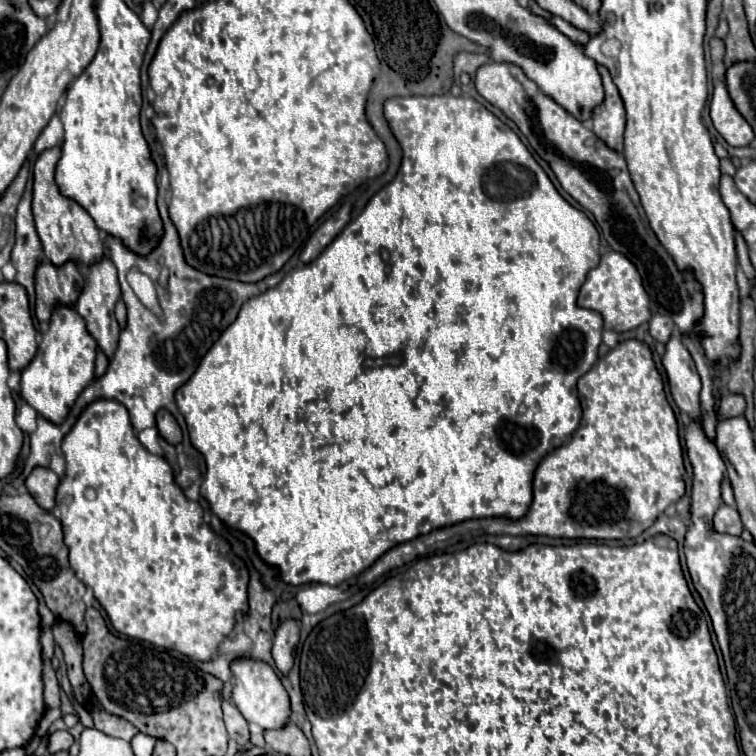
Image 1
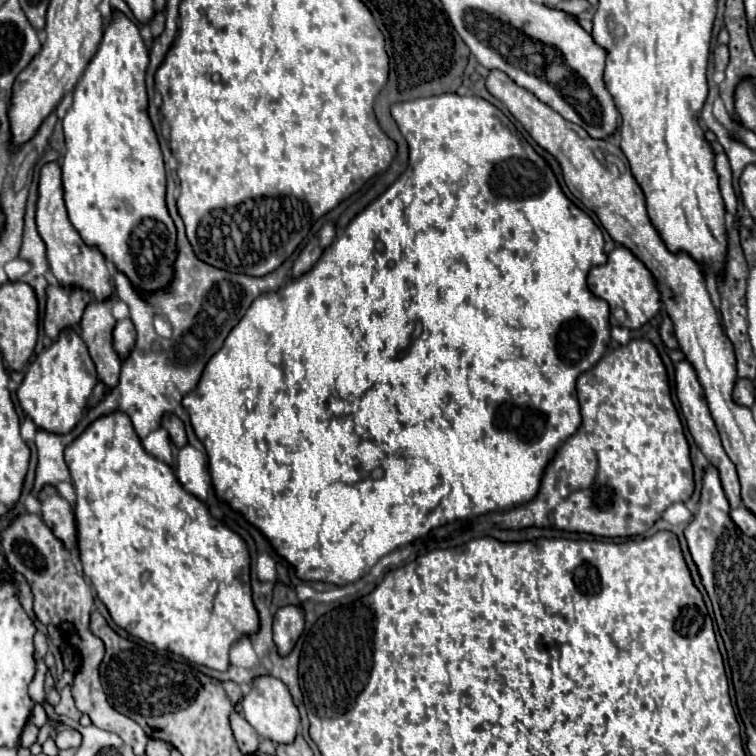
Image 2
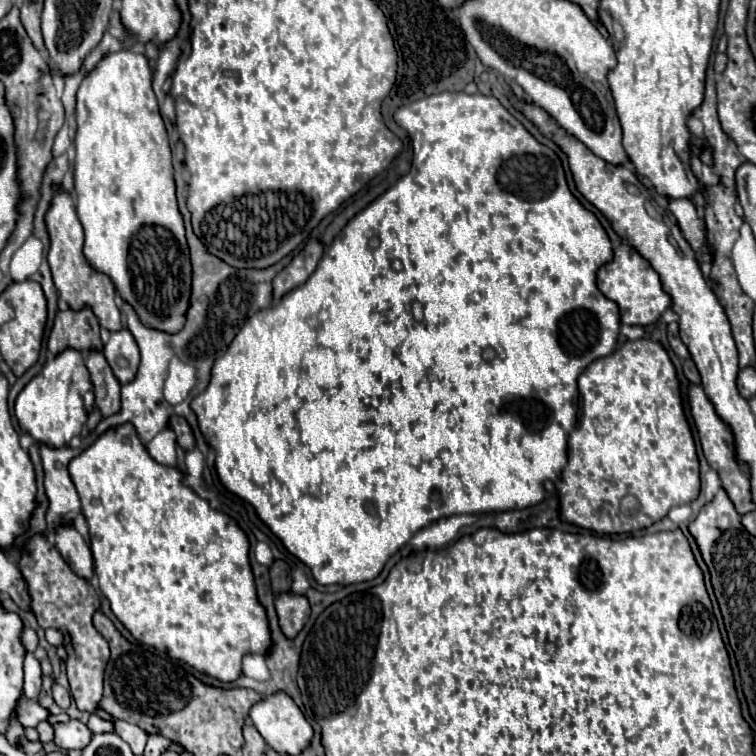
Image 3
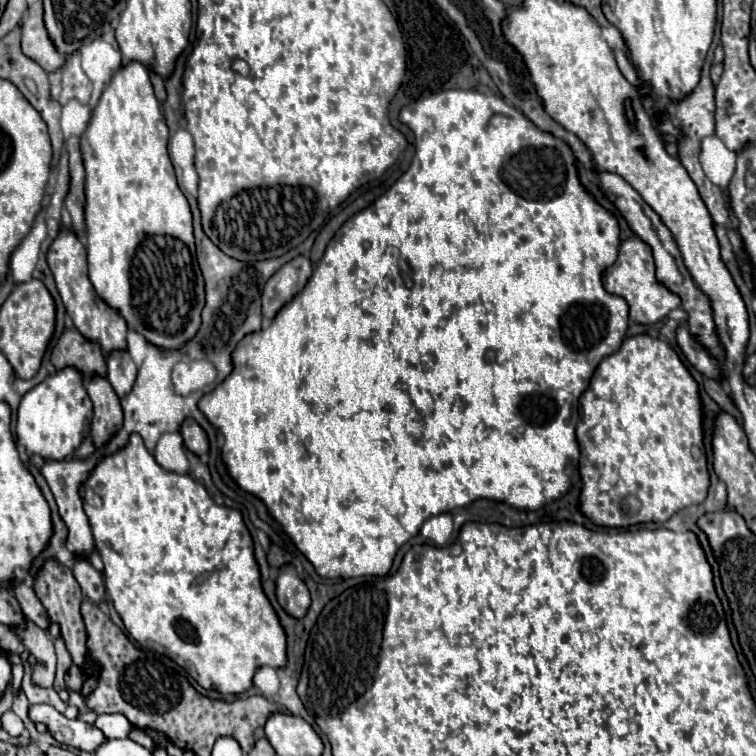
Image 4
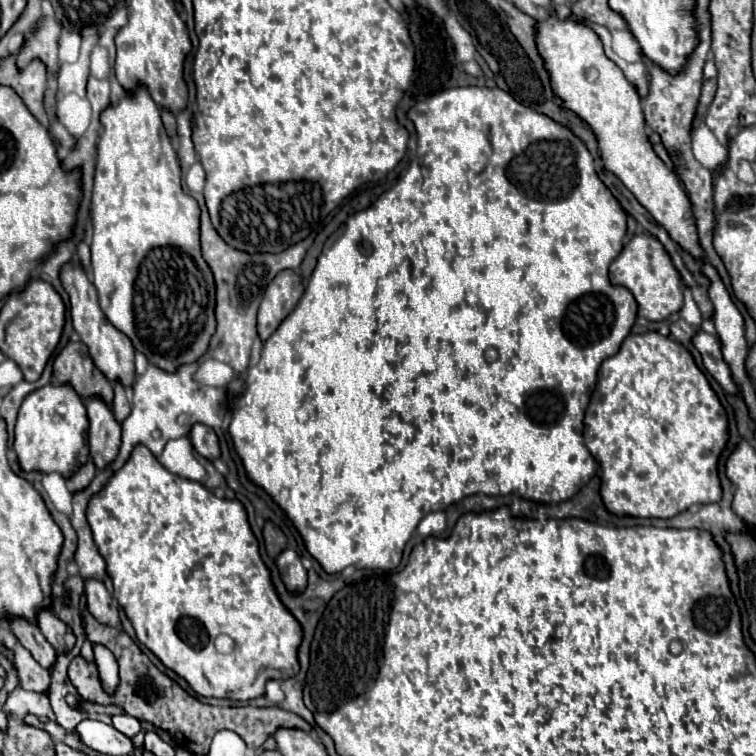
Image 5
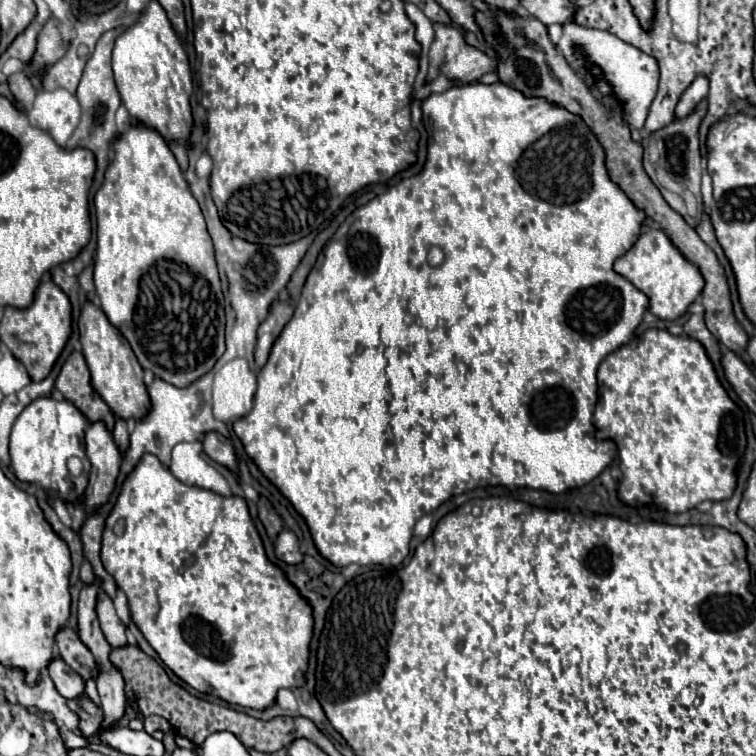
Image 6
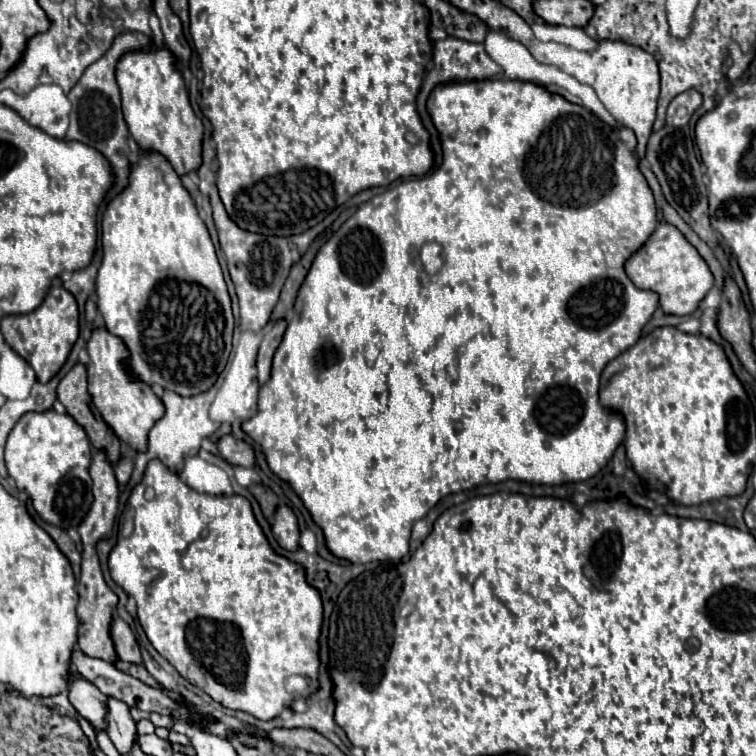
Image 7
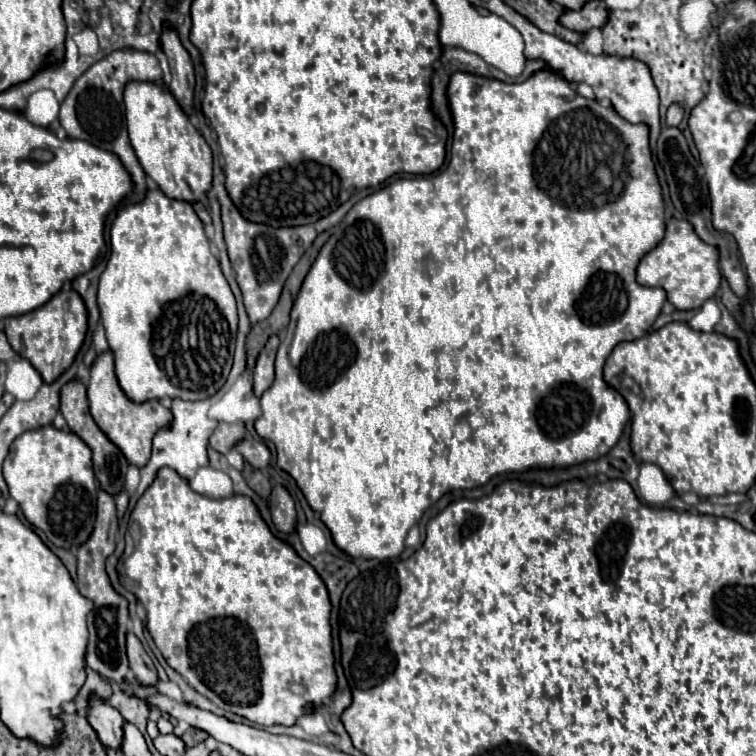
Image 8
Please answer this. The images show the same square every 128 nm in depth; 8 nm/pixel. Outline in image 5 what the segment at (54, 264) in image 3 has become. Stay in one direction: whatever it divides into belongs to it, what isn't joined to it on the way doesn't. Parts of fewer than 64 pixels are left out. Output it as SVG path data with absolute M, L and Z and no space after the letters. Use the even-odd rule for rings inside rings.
M66 264L62 270L62 284L70 296L70 306L72 306L72 324L74 330L78 332L80 340L88 346L88 352L96 364L96 368L110 380L116 382L120 380L122 386L132 386L134 382L134 348L132 342L126 334L122 334L120 330L116 330L108 318L104 316L104 312L98 306L98 296L96 296L96 288L90 282L88 274L78 266L78 264Z

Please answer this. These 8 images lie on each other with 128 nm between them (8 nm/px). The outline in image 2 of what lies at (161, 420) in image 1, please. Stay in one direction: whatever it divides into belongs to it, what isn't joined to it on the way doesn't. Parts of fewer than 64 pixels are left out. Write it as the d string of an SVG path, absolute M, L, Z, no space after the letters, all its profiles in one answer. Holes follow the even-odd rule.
M166 414L166 416L162 418L162 428L166 428L166 430L168 430L168 434L170 434L172 442L174 442L178 448L182 448L182 446L186 446L186 444L188 444L184 424L182 424L182 420L180 420L176 414Z

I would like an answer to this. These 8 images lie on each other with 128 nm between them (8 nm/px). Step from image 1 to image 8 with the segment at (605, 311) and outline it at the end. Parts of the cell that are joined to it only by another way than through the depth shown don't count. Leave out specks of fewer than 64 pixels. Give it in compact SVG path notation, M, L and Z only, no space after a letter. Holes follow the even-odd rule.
M674 218L666 224L664 240L640 260L636 280L642 286L664 288L668 292L668 300L678 310L696 310L716 294L720 278L722 276L718 268L718 248L700 240L688 220Z

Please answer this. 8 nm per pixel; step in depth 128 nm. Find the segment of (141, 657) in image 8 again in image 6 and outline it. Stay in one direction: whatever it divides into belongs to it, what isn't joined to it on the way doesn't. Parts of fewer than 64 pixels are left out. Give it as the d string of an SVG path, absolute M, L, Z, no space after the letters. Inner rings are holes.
M100 592L100 596L98 596L96 612L98 612L98 620L100 620L100 626L102 626L102 632L104 632L106 640L108 640L108 644L112 648L126 646L128 644L128 640L126 640L126 628L124 628L122 620L116 616L112 600L104 592Z

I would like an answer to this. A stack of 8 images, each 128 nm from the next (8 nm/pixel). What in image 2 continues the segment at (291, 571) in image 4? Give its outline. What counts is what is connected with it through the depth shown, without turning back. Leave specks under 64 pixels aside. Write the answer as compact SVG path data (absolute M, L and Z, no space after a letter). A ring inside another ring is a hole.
M282 606L274 614L274 642L282 654L288 654L304 630L304 612L300 606Z

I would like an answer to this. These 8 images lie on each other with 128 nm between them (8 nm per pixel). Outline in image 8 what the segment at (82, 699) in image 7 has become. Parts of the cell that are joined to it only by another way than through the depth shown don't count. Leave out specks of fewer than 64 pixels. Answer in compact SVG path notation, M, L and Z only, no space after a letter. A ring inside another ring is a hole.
M90 700L88 720L90 720L90 726L98 732L106 748L112 748L112 750L122 748L124 718L116 708L112 708L108 702L102 702L102 700Z

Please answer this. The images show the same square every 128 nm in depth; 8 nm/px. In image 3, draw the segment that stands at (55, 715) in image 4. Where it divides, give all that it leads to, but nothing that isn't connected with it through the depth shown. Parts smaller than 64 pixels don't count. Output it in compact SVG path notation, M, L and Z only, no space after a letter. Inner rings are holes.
M20 696L18 698L18 704L16 704L16 714L18 714L18 720L24 728L36 728L37 724L42 721L48 720L50 712L46 708L42 708L36 700L30 700L28 696ZM68 720L68 722L58 722L52 726L54 728L54 742L64 748L76 748L82 750L90 744L92 740L92 732L88 730L86 724L82 724L80 720Z

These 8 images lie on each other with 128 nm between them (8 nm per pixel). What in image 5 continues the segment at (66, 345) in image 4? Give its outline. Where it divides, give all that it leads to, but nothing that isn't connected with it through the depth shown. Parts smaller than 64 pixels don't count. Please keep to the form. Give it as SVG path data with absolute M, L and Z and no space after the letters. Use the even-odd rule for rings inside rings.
M68 342L68 346L54 360L54 376L60 384L72 386L82 398L100 398L112 408L112 384L94 366L88 348L82 342Z

